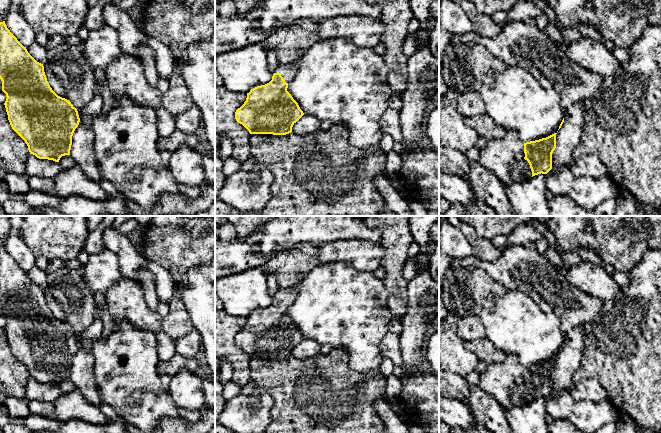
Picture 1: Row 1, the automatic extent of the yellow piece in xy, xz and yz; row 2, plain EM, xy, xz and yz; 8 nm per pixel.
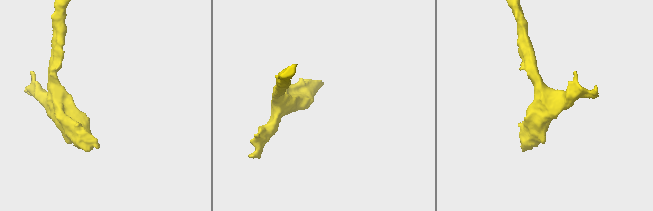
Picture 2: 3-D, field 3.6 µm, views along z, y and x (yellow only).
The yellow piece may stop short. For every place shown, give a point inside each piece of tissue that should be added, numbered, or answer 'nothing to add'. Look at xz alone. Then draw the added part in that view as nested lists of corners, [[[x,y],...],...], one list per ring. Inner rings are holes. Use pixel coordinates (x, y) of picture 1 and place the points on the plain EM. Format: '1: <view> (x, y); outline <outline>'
1: xz (287, 296); outline [[[277,288],[275,297],[280,297],[285,306],[289,307],[296,298],[296,292],[292,289]]]

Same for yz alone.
1: yz (505, 381); outline [[[507,354],[500,363],[487,364],[478,386],[493,395],[506,411],[532,402],[530,389],[524,381],[524,366],[516,354]]]

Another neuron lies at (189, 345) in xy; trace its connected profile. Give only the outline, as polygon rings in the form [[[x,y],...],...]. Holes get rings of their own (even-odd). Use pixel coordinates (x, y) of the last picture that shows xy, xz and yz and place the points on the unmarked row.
[[[194,329],[176,340],[176,353],[182,356],[195,357],[202,350],[201,336]]]

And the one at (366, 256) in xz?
[[[359,239],[342,240],[316,247],[322,263],[344,262],[358,271],[373,272],[380,267],[385,249],[380,243]]]

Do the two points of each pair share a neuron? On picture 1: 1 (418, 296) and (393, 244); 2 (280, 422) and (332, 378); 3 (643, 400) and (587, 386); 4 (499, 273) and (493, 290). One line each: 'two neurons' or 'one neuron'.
1: two neurons
2: one neuron
3: two neurons
4: two neurons

